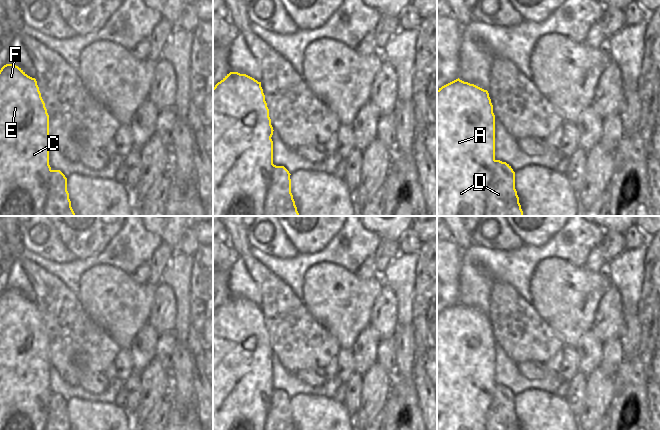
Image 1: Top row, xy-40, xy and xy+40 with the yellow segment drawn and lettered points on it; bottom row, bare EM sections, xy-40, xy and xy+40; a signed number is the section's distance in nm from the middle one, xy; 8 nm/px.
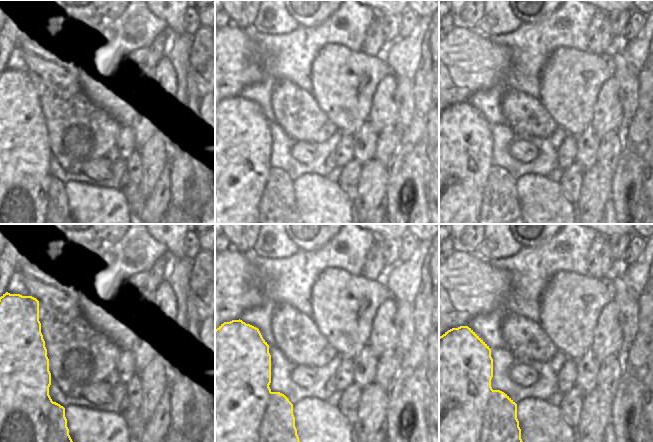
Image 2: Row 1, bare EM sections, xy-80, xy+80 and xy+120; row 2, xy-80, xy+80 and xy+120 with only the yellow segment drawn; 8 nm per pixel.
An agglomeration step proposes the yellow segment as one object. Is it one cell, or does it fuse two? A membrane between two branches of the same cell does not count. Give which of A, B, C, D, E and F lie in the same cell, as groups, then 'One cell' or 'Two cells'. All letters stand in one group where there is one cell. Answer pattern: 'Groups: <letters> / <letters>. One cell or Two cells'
Groups: A C D E F / B. Two cells.

